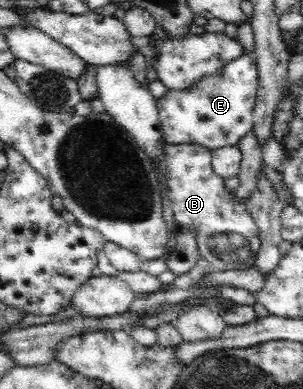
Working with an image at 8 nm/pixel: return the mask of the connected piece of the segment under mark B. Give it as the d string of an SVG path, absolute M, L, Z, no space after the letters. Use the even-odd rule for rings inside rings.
M164 143L164 175L161 178L169 190L174 222L179 228L188 227L194 233L199 256L208 261L211 270L244 270L255 264L260 246L258 225L248 212L245 199L233 196L235 191L226 188L224 179L215 173L211 160L212 150L205 146Z

